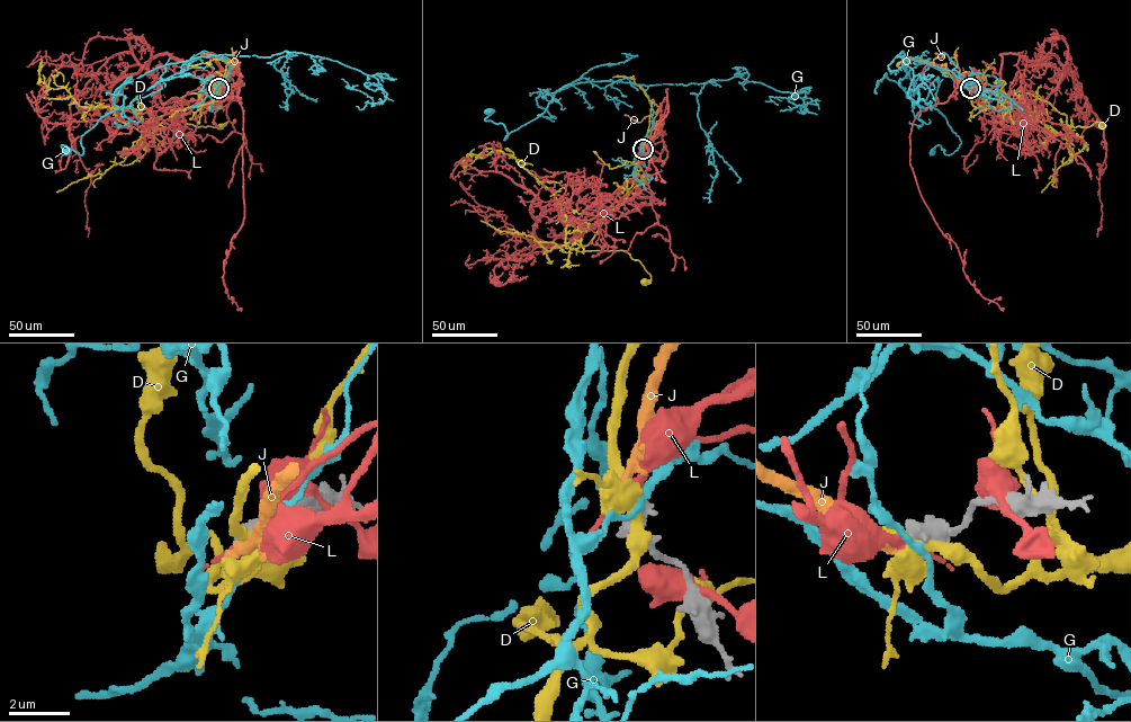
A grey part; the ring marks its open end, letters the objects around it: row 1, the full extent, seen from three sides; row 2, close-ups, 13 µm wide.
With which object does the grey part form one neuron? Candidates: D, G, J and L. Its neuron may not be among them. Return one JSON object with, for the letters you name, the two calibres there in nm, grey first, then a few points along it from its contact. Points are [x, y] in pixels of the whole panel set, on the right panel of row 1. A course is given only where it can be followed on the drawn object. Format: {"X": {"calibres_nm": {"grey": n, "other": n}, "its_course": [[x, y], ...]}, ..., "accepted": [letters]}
{"accepted": []}

